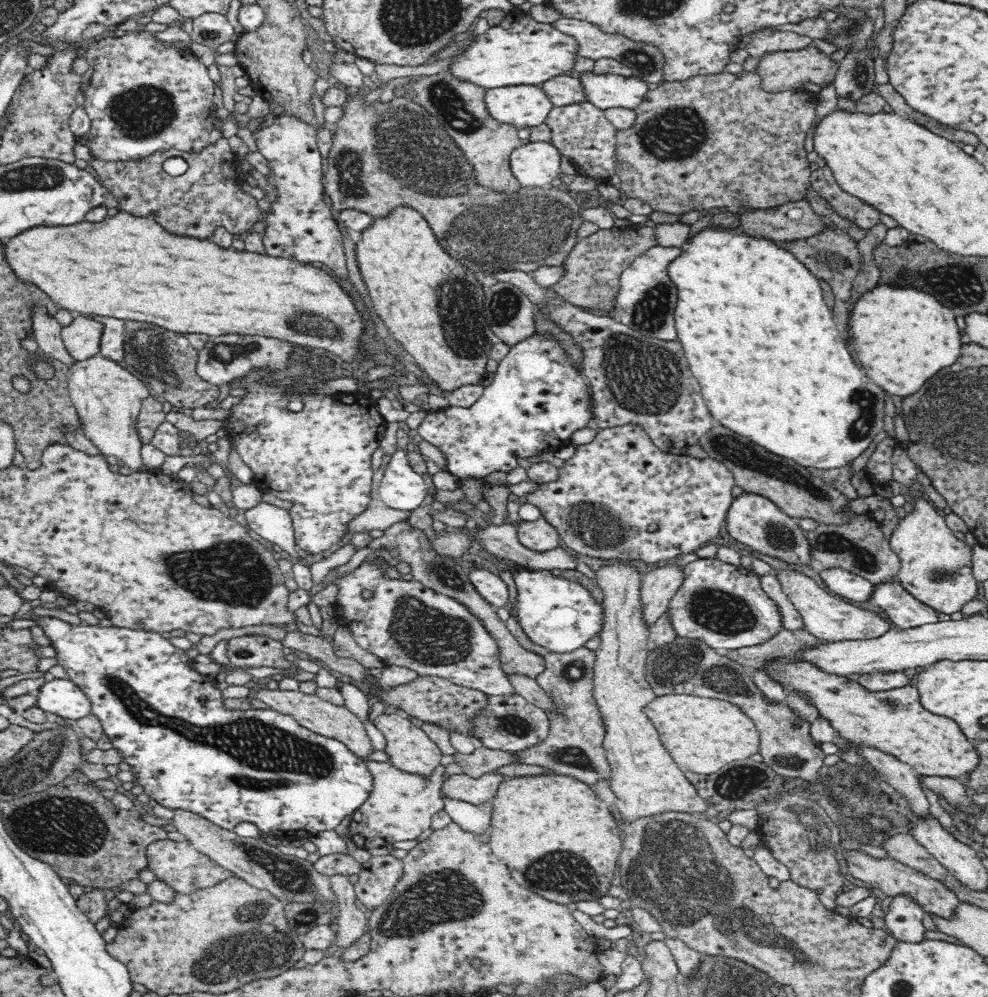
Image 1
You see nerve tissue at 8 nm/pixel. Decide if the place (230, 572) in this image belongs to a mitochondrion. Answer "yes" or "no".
yes

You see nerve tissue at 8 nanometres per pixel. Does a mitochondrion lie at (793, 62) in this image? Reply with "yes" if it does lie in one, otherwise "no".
no

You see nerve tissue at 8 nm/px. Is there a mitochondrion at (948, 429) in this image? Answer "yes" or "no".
yes

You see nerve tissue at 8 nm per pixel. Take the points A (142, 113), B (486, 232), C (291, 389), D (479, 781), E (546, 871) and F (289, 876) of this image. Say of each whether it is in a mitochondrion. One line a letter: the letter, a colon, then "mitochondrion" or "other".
A: mitochondrion
B: mitochondrion
C: other
D: other
E: mitochondrion
F: mitochondrion

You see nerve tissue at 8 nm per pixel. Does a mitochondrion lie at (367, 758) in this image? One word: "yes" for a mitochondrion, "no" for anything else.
no

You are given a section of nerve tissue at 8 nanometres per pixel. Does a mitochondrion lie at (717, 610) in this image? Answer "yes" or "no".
yes

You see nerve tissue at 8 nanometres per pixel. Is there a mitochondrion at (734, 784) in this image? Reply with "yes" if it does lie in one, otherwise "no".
yes

